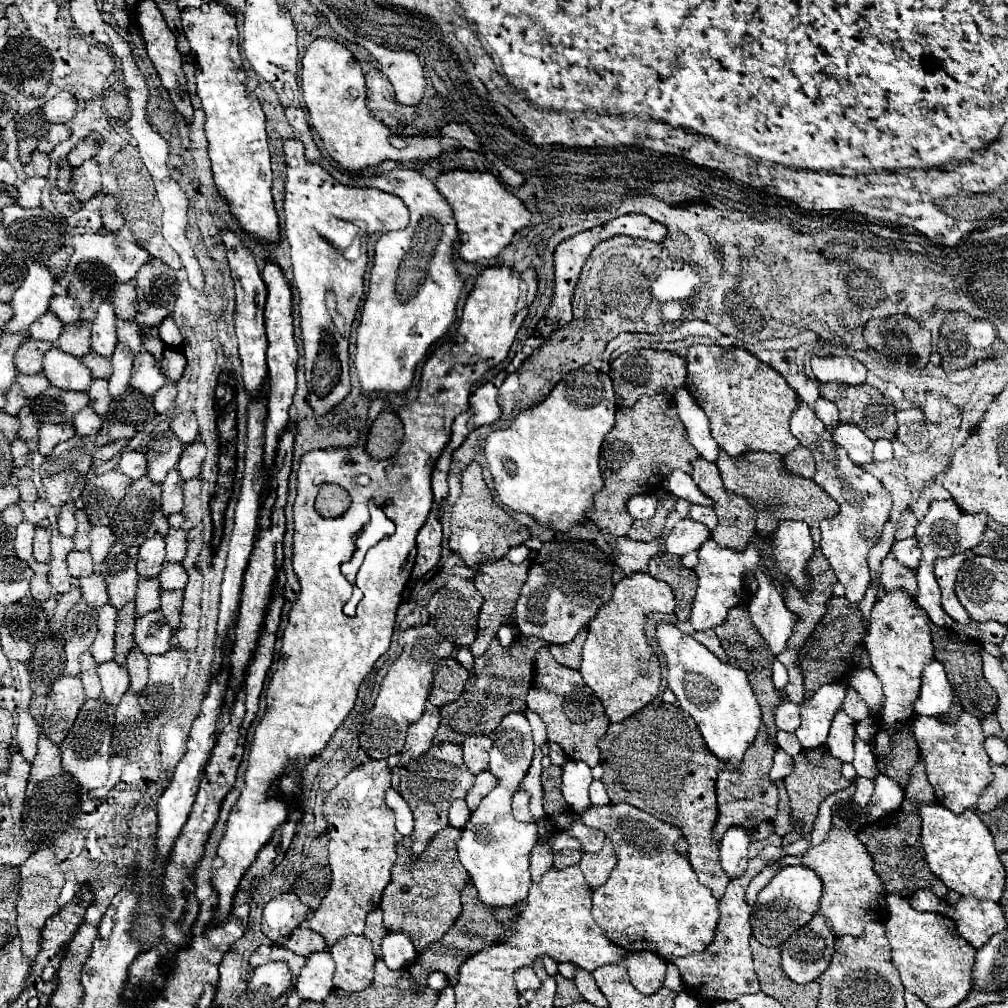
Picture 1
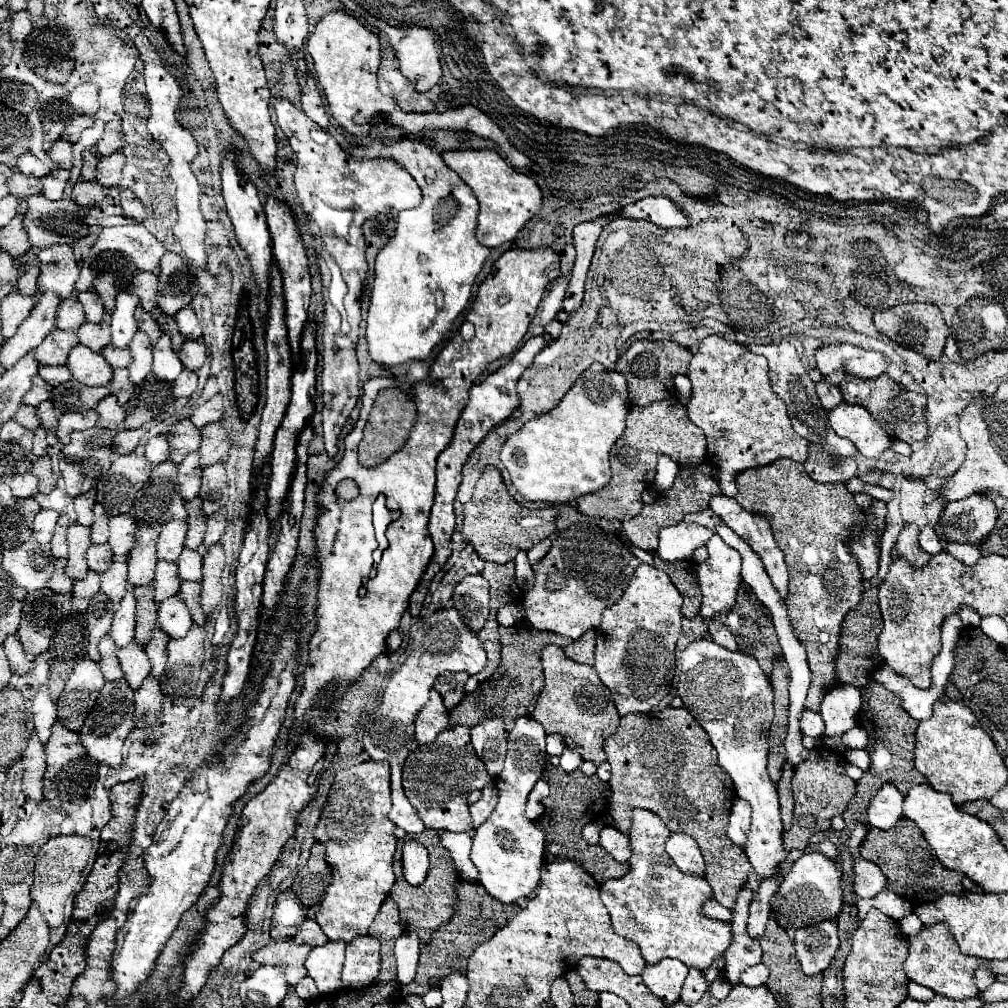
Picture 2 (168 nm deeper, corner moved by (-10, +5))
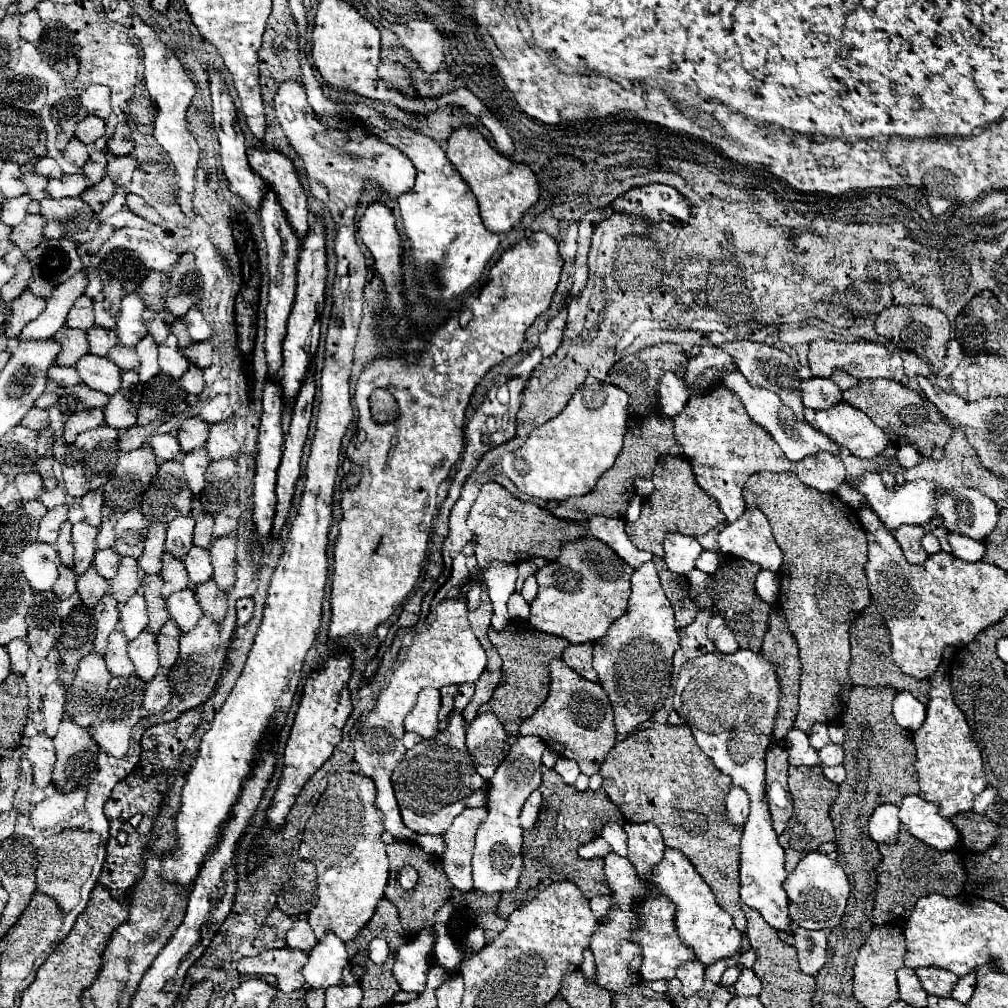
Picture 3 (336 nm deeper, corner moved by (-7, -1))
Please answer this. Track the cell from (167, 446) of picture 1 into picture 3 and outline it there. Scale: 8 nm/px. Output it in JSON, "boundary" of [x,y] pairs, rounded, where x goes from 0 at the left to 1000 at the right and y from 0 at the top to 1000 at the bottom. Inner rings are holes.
{"boundary":[[[197,413],[188,415],[180,425],[178,425],[178,442],[186,450],[189,446],[201,444],[207,433],[207,421],[203,421]]]}

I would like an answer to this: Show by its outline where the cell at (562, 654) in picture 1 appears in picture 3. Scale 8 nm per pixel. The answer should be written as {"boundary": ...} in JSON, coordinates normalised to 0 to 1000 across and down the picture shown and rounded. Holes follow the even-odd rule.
{"boundary":[[[580,637],[580,639],[566,639],[561,643],[559,647],[559,657],[568,663],[572,669],[576,669],[578,673],[582,675],[592,675],[592,669],[586,661],[586,645],[588,645],[588,639],[586,637]]]}

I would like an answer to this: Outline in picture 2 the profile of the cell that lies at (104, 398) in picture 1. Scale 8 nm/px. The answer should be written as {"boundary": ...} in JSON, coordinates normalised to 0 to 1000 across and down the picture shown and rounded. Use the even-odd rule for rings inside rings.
{"boundary":[[[125,365],[113,367],[113,375],[111,375],[111,379],[109,379],[109,389],[117,393],[117,399],[119,399],[121,403],[131,395],[131,391],[133,391],[133,381],[129,379]]]}

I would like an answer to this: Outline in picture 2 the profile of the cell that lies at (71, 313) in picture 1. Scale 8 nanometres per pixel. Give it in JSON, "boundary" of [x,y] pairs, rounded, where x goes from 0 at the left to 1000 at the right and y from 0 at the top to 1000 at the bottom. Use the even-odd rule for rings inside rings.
{"boundary":[[[91,288],[77,290],[77,298],[83,304],[87,319],[101,319],[101,315],[103,315],[103,304],[101,304],[101,298],[99,298],[99,294],[95,290],[91,290]]]}

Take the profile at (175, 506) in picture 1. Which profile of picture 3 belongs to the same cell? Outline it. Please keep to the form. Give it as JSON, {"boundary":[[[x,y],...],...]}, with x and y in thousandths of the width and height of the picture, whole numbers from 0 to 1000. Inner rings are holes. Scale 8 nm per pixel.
{"boundary":[[[203,444],[191,446],[191,448],[184,450],[184,454],[182,454],[182,466],[184,466],[186,484],[189,486],[191,492],[195,492],[195,490],[201,486],[201,482],[203,482],[201,470],[203,470],[207,458],[209,458],[209,456],[207,456]]]}

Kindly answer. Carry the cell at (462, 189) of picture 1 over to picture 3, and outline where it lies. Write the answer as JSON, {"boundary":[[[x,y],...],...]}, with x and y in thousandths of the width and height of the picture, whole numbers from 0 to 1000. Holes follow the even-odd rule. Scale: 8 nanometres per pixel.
{"boundary":[[[453,127],[443,139],[441,153],[449,163],[449,167],[457,173],[457,177],[471,192],[479,222],[485,230],[491,230],[491,232],[505,230],[519,216],[519,212],[533,202],[535,185],[533,185],[531,173],[523,165],[509,163],[505,157],[489,149],[487,143],[475,131],[465,127]]]}

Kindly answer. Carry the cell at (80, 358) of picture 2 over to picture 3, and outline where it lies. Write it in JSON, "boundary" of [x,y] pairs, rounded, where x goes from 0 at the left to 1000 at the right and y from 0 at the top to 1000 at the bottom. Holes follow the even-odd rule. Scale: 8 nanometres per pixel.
{"boundary":[[[84,351],[82,355],[78,355],[74,365],[76,365],[82,381],[90,383],[92,387],[104,389],[108,393],[118,389],[120,367],[112,359],[108,359],[106,355]]]}

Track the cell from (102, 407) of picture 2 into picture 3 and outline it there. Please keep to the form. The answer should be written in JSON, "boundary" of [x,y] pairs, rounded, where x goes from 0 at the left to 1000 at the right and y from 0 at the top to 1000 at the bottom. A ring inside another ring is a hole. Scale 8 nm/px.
{"boundary":[[[120,389],[108,395],[108,401],[102,405],[102,411],[104,411],[104,421],[116,427],[130,425],[134,423],[136,417],[136,405]]]}

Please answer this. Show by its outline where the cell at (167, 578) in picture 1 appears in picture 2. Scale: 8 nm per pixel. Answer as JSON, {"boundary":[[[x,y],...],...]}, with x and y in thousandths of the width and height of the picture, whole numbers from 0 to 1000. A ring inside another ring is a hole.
{"boundary":[[[183,544],[175,560],[177,560],[177,569],[181,575],[200,575],[200,550],[198,548]]]}

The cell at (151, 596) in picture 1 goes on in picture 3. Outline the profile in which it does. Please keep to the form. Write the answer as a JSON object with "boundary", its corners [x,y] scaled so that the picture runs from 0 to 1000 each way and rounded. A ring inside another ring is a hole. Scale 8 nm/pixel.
{"boundary":[[[162,550],[162,563],[160,563],[160,573],[162,573],[162,585],[160,591],[166,593],[172,587],[178,587],[182,583],[186,583],[188,575],[186,575],[186,565],[182,562],[182,558],[178,554],[172,554],[170,550]]]}

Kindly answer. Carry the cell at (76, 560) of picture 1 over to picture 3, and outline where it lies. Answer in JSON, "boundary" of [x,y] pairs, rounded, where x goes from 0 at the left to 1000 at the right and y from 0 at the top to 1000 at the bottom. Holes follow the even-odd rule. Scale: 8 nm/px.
{"boundary":[[[106,544],[106,546],[96,546],[94,554],[92,554],[92,562],[98,565],[98,569],[102,573],[112,573],[116,569],[116,562],[118,562],[118,552],[114,550],[114,546]]]}

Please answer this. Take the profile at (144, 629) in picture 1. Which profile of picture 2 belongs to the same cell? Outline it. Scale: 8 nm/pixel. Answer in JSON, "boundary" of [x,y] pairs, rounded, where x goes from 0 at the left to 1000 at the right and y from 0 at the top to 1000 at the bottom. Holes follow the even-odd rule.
{"boundary":[[[171,591],[159,597],[157,605],[157,621],[167,627],[169,633],[181,633],[190,621],[188,605],[179,591]]]}

